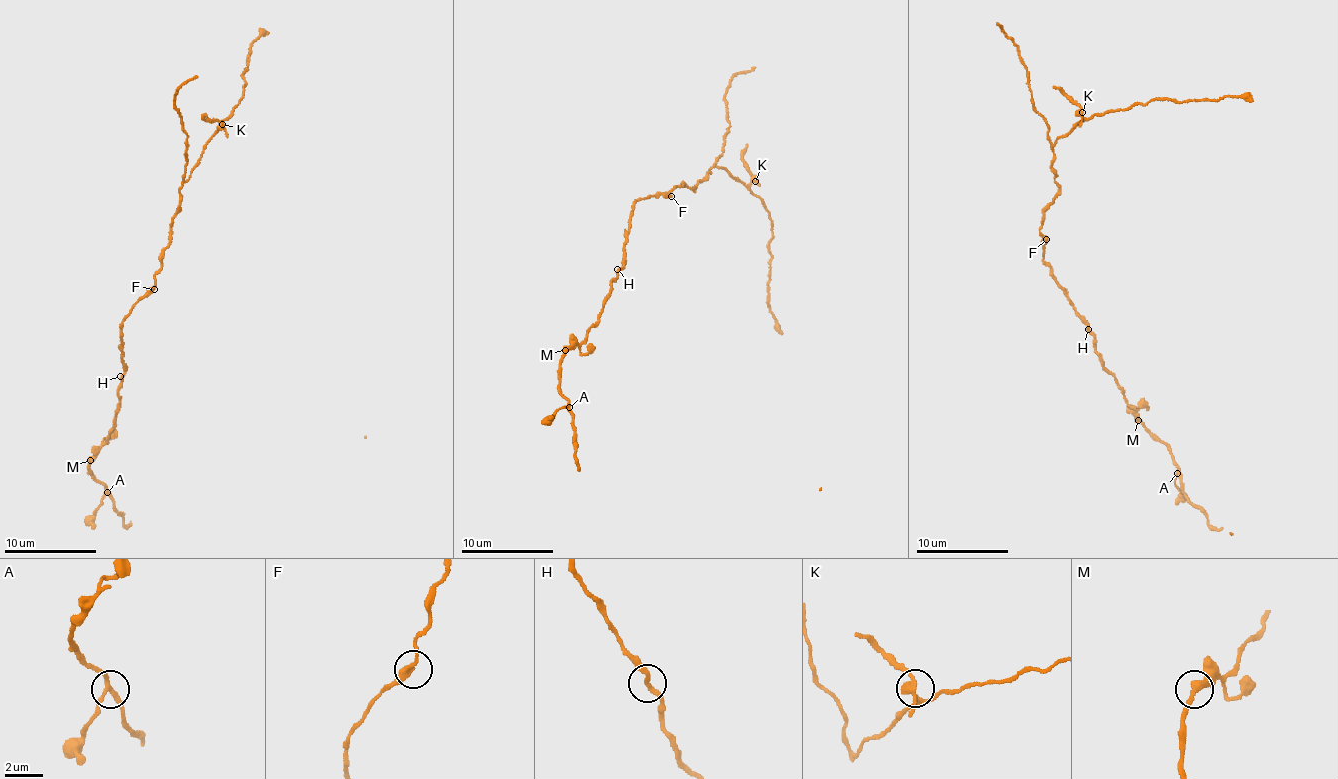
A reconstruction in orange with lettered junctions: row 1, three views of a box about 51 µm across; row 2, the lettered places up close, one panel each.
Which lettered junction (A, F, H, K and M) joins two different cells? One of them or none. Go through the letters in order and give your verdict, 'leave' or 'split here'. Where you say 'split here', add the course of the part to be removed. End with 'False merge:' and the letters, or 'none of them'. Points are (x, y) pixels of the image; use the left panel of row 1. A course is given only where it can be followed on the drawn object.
A: leave
F: leave
H: leave
K: split here; course (221, 124), (205, 119), (205, 114)
M: leave
False merge: K

